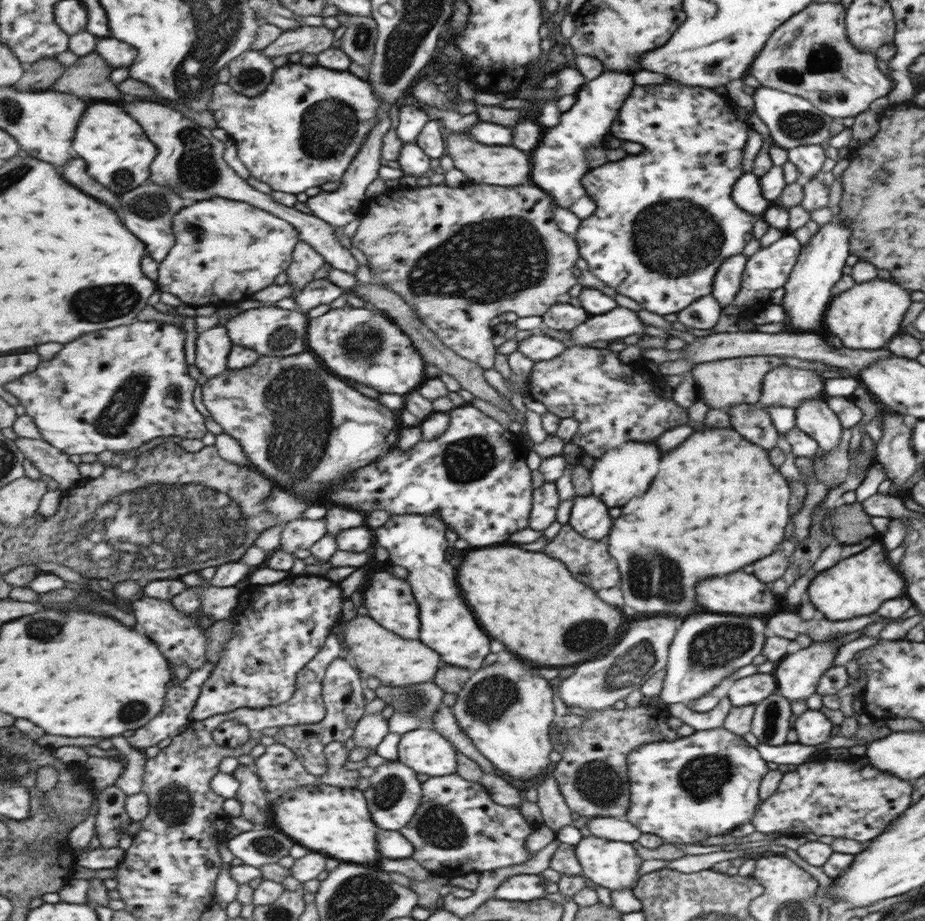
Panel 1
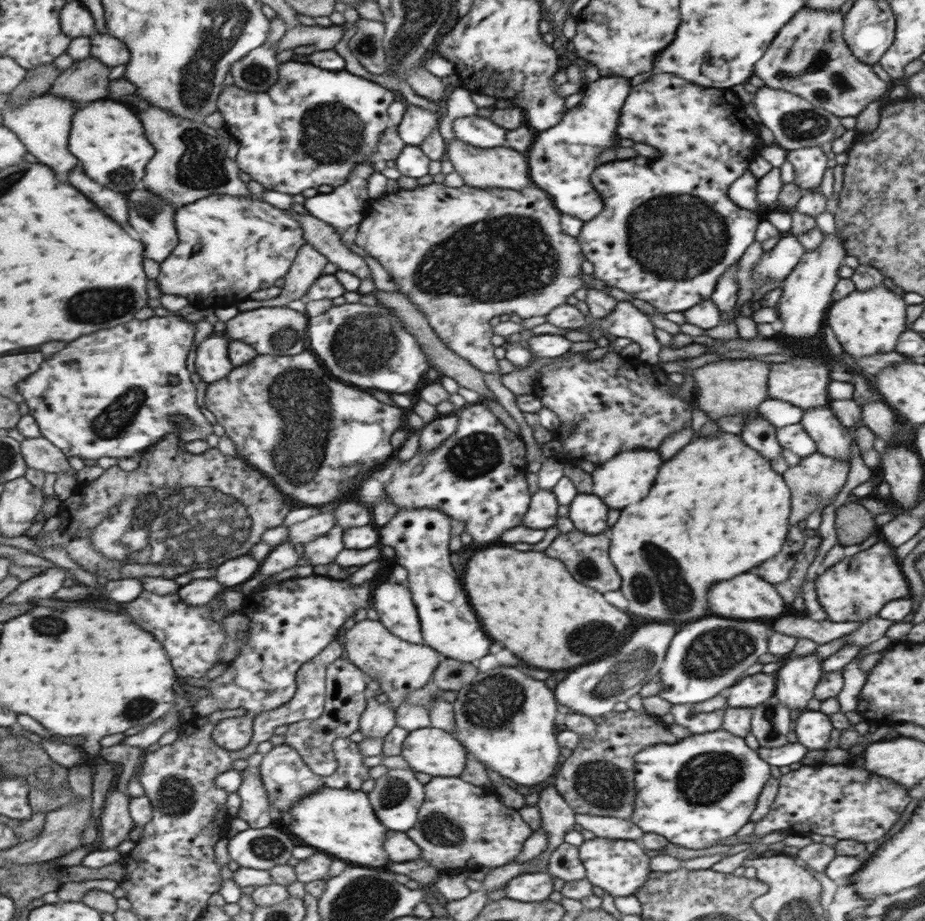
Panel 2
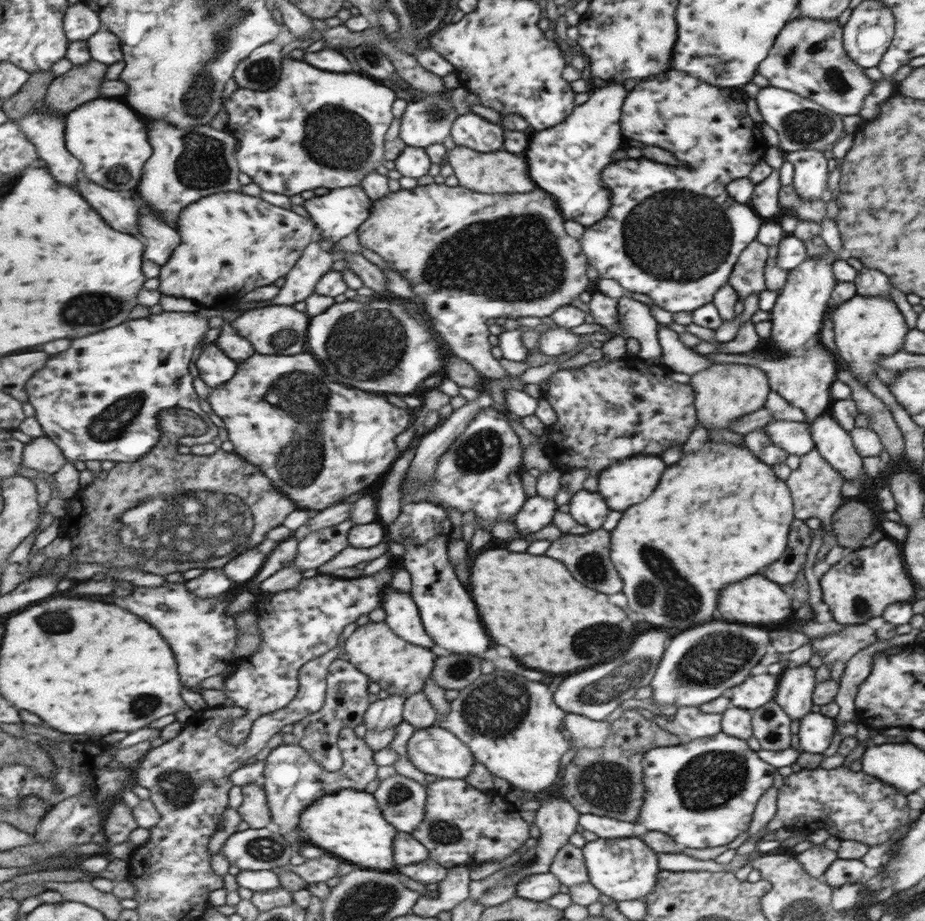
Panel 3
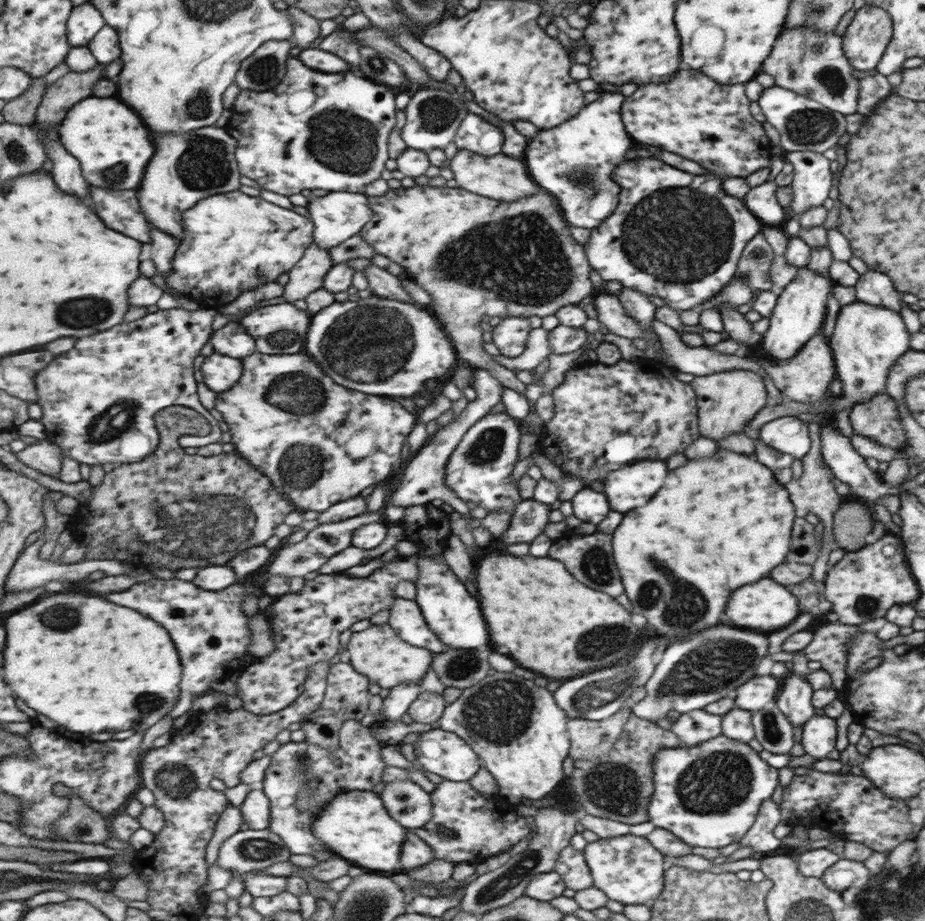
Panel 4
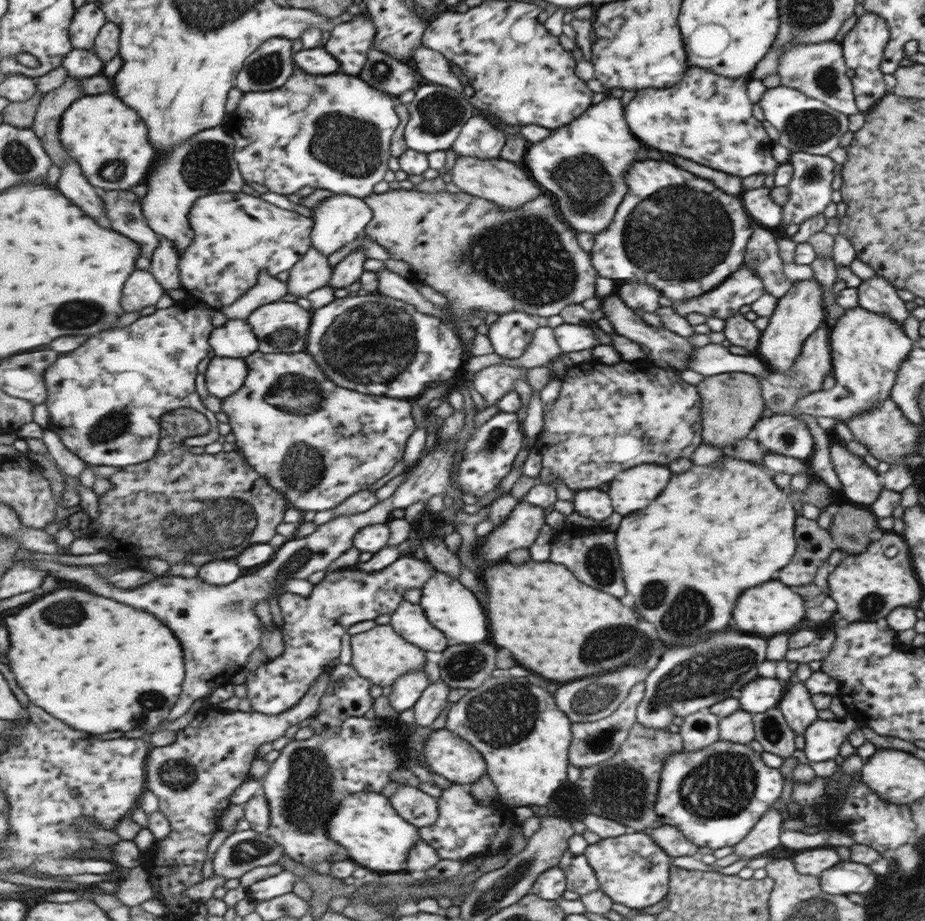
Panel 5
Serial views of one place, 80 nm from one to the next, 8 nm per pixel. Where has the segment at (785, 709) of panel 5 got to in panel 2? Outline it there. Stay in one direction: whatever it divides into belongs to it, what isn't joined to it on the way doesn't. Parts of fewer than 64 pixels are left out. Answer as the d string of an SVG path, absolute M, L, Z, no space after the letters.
M815 652L800 657L786 657L774 673L774 695L789 710L799 708L804 711L821 673L822 661Z

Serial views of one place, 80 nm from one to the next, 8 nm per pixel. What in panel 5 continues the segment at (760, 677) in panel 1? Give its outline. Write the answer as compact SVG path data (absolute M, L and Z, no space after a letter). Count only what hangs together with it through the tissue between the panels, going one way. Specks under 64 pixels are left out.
M755 678L751 686L743 686L738 698L739 709L755 714L773 708L782 697L786 682L781 679Z

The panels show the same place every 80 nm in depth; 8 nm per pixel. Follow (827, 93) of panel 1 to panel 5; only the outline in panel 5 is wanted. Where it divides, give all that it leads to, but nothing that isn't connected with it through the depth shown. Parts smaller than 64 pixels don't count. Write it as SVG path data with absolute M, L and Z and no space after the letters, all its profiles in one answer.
M831 40L819 44L791 44L781 52L776 74L781 86L794 88L802 91L804 95L819 99L819 102L826 103L831 110L836 110L840 114L858 114L853 85L845 76L844 57L841 56L839 44Z

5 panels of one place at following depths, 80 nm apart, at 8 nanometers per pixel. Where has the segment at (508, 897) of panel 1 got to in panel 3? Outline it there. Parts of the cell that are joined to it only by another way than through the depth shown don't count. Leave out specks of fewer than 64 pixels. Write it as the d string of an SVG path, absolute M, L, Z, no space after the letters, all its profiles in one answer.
M549 871L546 873L524 876L515 885L514 896L526 898L533 902L547 901L559 892L560 882Z

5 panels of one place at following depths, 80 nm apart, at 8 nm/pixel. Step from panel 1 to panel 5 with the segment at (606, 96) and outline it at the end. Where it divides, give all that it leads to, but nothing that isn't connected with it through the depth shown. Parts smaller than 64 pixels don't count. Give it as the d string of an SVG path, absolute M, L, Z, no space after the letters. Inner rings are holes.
M605 97L601 102L589 106L581 117L575 118L570 125L559 127L556 132L551 131L542 141L530 143L527 146L522 161L527 164L527 170L531 170L531 178L543 186L546 194L555 197L559 214L567 218L567 222L575 227L576 231L601 233L609 226L618 205L622 202L623 194L627 192L627 185L623 182L623 173L633 165L633 156L639 148L639 142L633 138L633 132L627 127L625 110L621 112L621 104L618 98ZM567 164L581 166L581 172L571 172L571 174L561 174L559 170L565 168Z

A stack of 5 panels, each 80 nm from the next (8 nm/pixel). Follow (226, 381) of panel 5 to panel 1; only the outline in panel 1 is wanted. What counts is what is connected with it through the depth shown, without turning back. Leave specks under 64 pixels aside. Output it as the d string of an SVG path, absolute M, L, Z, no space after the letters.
M216 325L198 335L196 340L196 366L207 378L224 373L228 356L234 347L226 325Z

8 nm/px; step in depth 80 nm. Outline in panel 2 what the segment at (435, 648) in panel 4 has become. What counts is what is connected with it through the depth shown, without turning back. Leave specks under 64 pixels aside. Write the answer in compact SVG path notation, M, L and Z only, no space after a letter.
M381 581L379 590L375 588L374 605L371 607L378 613L378 620L399 638L422 644L418 606L409 586Z

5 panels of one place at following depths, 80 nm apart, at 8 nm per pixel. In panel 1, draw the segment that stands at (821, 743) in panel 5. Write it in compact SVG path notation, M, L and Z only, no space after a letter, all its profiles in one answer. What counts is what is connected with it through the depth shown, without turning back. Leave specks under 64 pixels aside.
M807 709L791 721L797 735L796 743L815 746L823 743L831 730L831 722L817 709Z

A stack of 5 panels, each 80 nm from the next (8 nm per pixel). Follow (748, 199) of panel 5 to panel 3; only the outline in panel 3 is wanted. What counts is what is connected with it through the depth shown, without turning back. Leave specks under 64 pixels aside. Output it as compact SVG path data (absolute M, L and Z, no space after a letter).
M772 171L761 182L754 184L749 206L763 221L773 221L779 217L778 190L780 187L778 171Z

